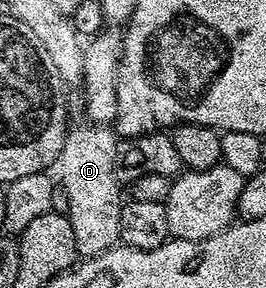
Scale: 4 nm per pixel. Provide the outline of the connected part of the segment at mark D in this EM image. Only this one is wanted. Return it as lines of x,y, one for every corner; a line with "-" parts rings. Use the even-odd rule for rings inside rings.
87,123
91,125
79,125
68,128
67,138
59,152
59,158
54,163
57,173
57,185
65,198
65,212
69,223
73,223
73,239
77,243
79,257
86,259
96,257
98,253
104,253
106,249
114,249
120,244
119,232
121,231
121,211
124,202
119,201
119,188
121,182
117,176
117,162
115,159
115,147
117,137
110,128
103,123

